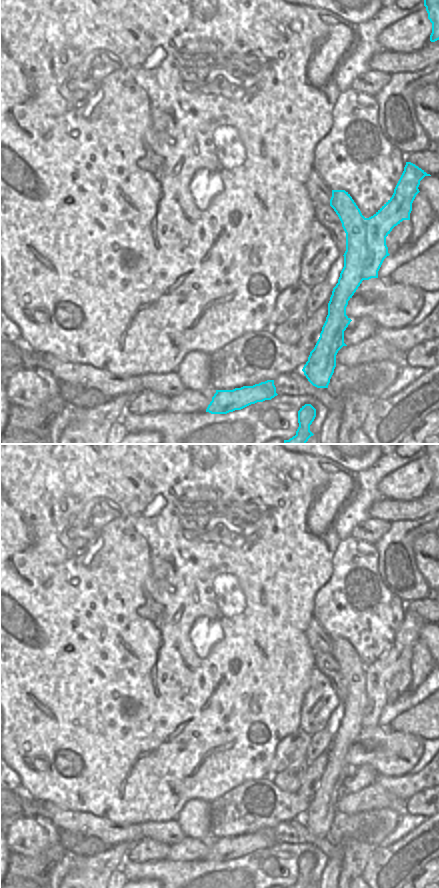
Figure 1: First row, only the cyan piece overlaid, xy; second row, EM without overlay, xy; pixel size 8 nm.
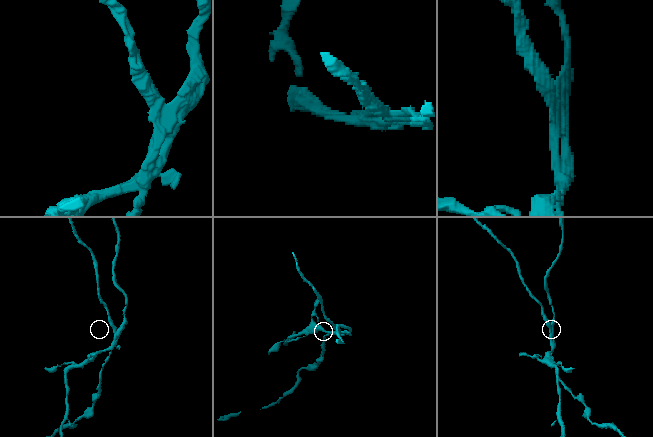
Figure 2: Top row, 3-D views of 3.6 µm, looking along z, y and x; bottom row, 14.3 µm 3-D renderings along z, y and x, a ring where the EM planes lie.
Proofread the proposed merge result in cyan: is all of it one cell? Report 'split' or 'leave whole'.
split

